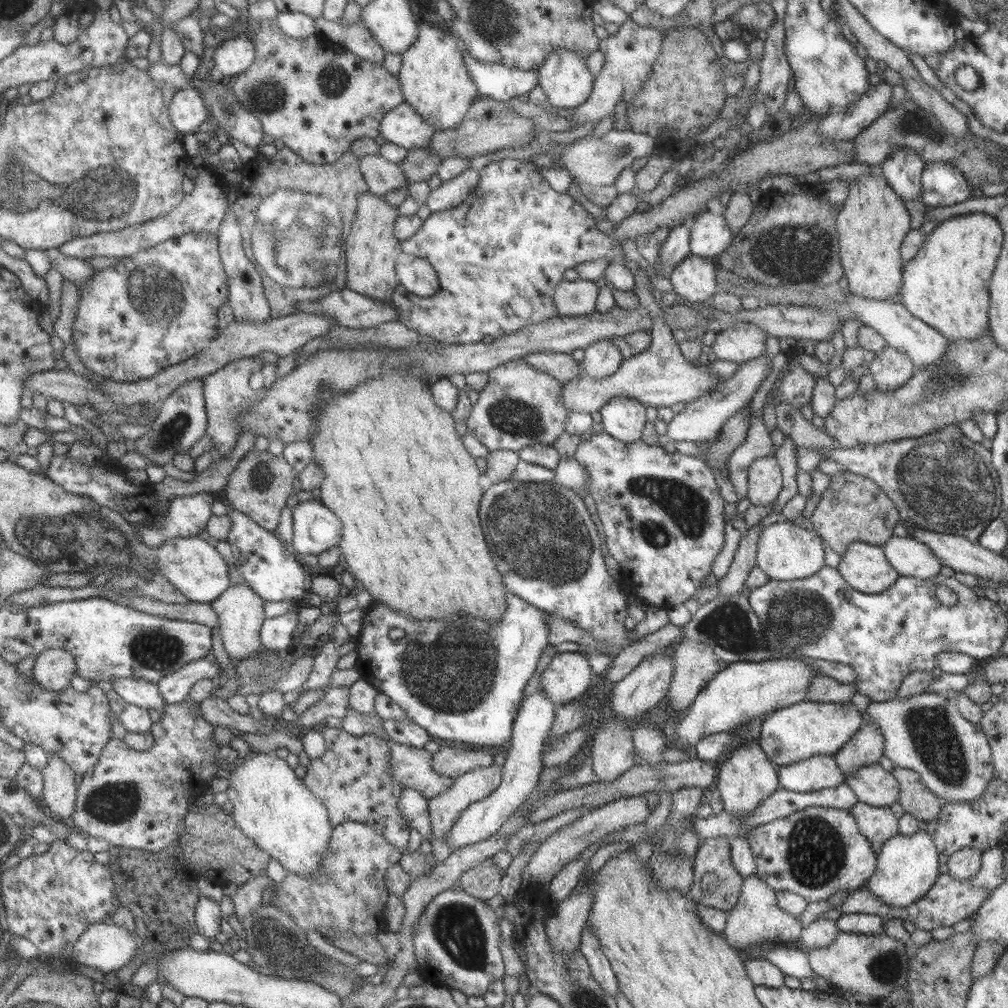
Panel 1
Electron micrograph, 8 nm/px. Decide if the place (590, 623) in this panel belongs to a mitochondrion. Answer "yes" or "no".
no

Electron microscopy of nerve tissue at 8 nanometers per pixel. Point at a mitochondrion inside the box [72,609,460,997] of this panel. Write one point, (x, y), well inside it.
(285, 952)

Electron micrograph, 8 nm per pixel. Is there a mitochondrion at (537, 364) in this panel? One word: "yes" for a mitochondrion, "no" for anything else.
no

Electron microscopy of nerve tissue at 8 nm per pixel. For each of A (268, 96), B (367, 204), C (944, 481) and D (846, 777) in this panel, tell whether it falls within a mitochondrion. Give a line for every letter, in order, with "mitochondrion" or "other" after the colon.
A: mitochondrion
B: other
C: mitochondrion
D: other

